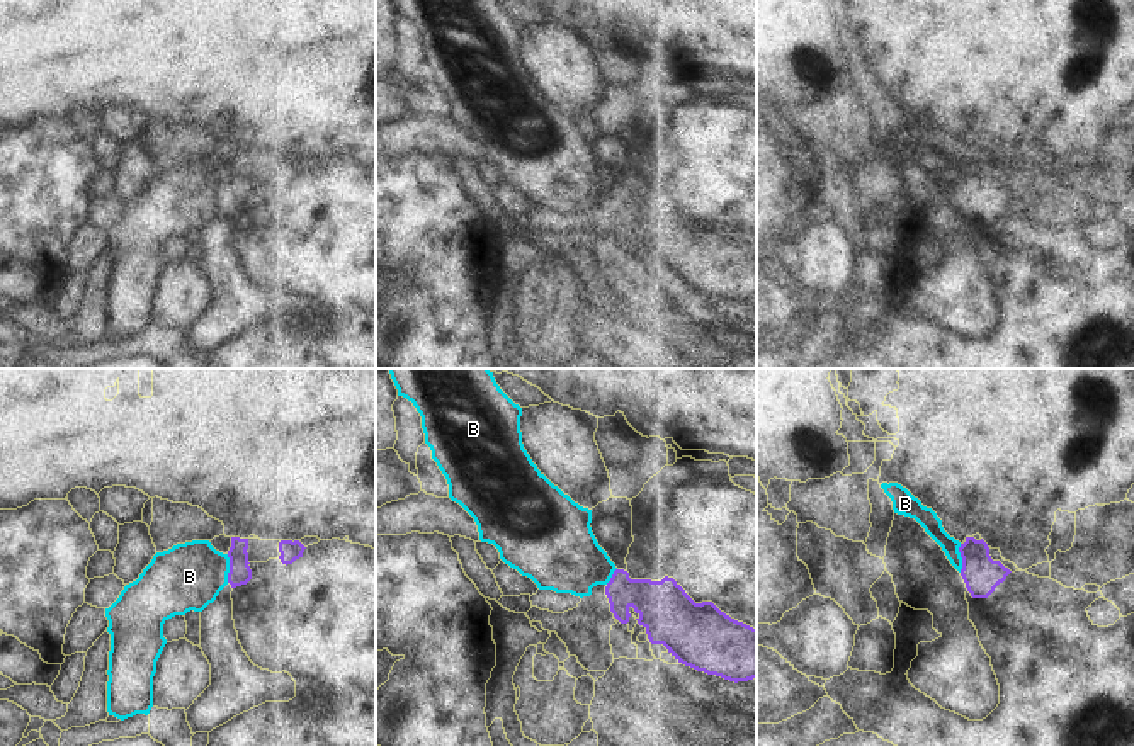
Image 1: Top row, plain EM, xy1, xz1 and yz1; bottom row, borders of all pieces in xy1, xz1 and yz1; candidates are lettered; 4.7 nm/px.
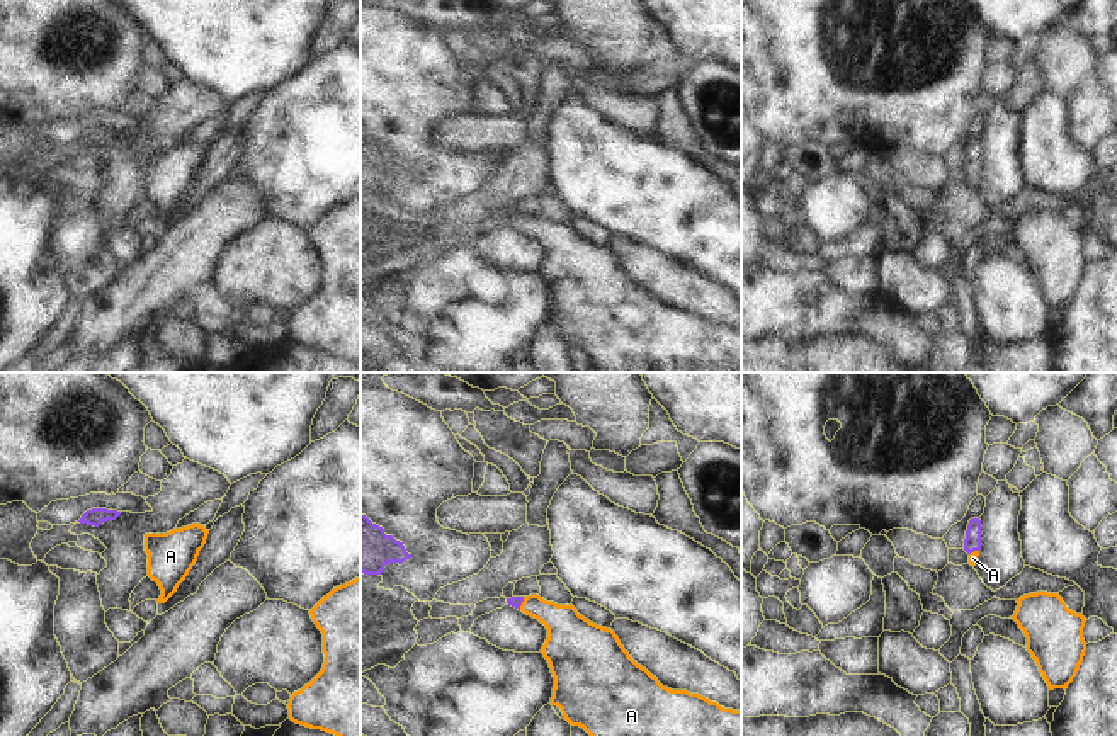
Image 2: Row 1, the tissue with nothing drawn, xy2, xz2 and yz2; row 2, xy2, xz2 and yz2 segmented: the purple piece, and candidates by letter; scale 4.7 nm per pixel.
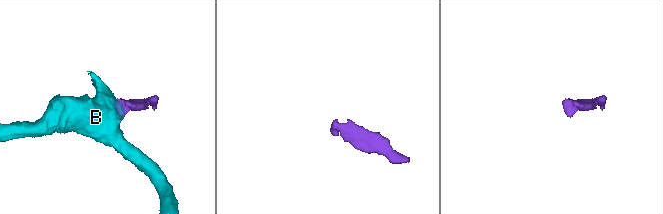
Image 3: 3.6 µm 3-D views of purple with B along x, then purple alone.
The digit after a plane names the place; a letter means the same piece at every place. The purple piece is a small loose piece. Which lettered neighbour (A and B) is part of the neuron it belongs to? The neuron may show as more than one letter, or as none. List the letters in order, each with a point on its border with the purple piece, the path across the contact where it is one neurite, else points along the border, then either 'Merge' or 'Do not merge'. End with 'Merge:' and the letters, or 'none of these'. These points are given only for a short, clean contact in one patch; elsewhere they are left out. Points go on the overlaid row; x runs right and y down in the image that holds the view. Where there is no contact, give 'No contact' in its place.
A: Touches purple at xz2 (521, 604). Path across: xz2 (515, 602), (521, 604), (551, 614), (567, 629). Merge
B: Touches purple at xy1 (230, 568). Boundary: xy1 (226, 554), (228, 582). Do not merge
Merge: A.

